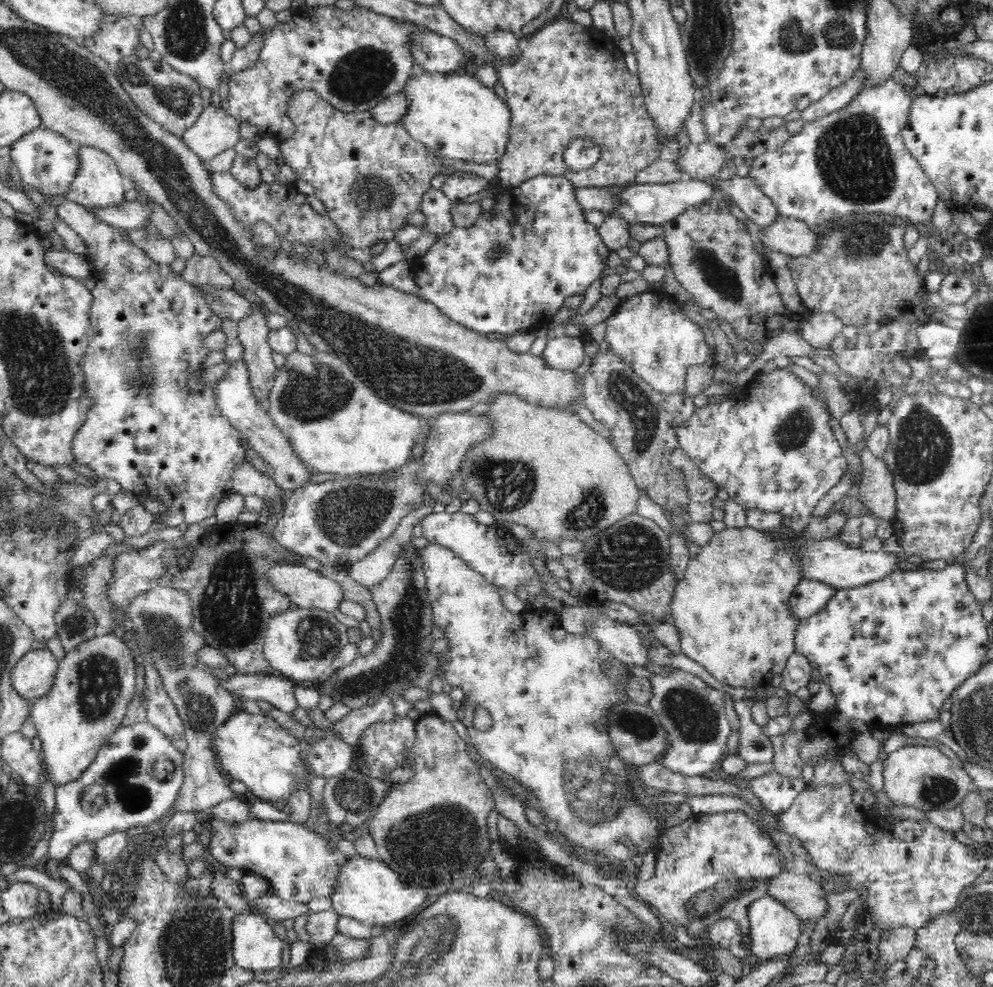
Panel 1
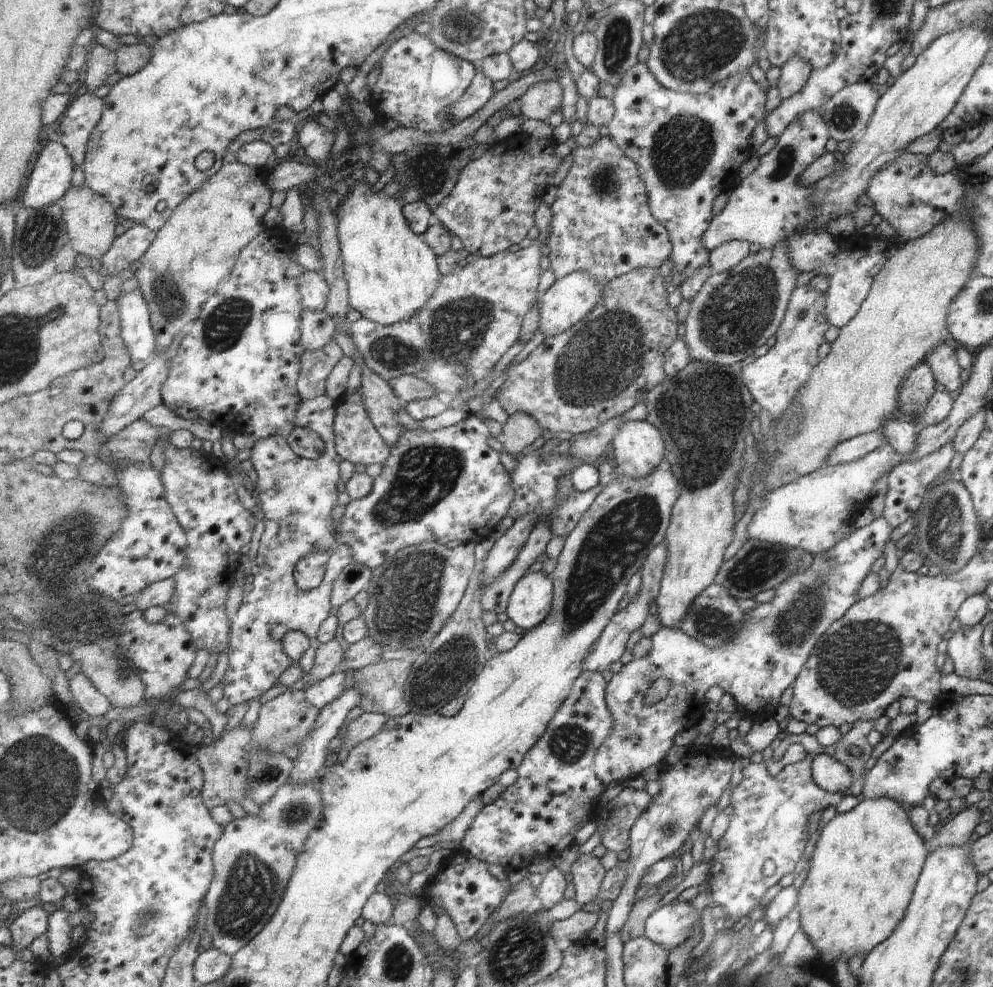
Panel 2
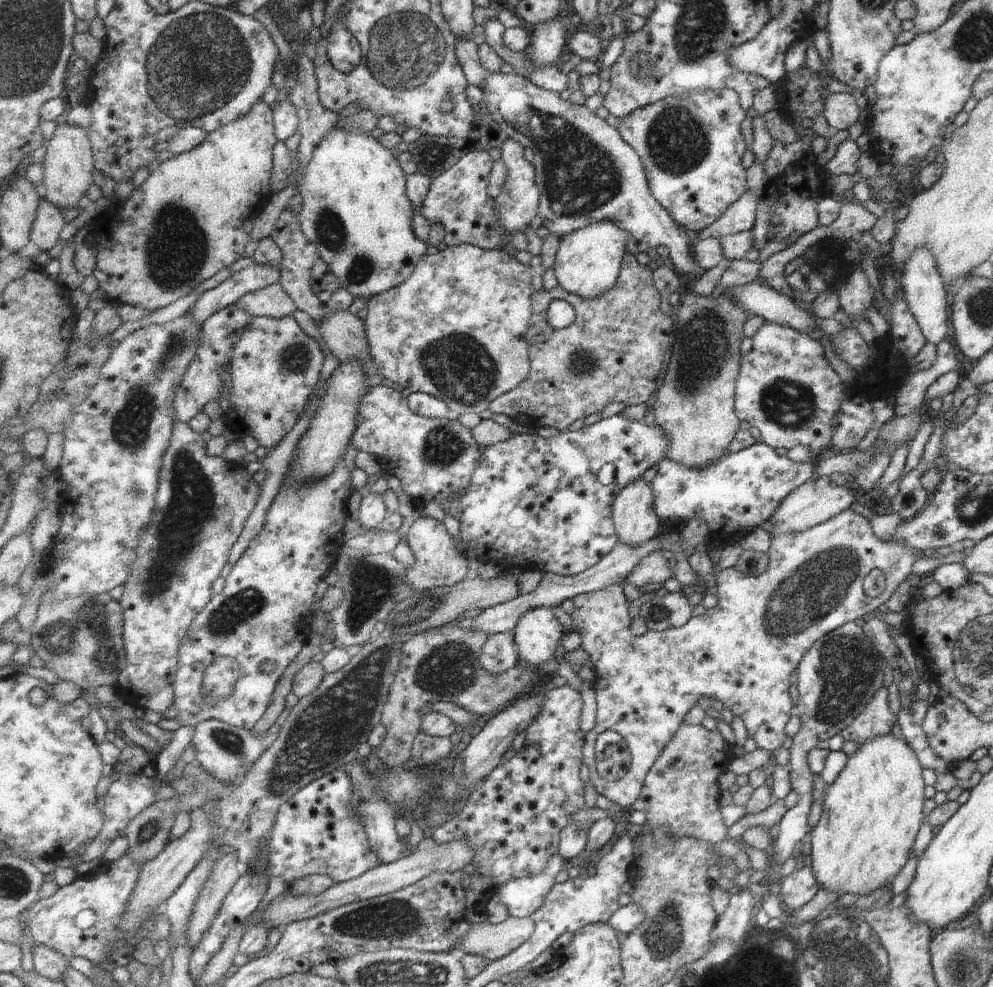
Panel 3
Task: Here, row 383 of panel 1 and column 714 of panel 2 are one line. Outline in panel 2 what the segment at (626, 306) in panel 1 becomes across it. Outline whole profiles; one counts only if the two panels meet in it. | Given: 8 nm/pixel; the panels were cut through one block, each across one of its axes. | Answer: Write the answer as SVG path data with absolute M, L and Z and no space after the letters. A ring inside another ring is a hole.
M882 516L878 518L873 518L870 524L867 524L865 527L857 527L853 532L845 534L844 538L841 538L837 544L832 548L829 548L827 551L819 553L816 558L813 558L813 561L809 566L802 565L800 570L797 570L792 576L786 581L781 582L775 588L775 596L771 598L770 602L766 604L759 604L751 610L744 612L747 616L747 621L744 624L741 624L741 630L737 627L735 636L732 641L728 643L721 644L719 647L707 647L703 643L698 642L695 638L688 636L683 630L680 630L678 627L662 627L657 634L651 637L652 647L650 651L643 656L642 658L634 658L630 663L627 663L622 667L620 672L613 674L611 679L607 682L607 692L605 692L605 701L608 703L608 708L612 711L614 715L616 726L612 736L609 736L605 740L604 746L600 749L596 757L596 762L594 763L594 770L597 774L597 777L607 786L617 783L624 784L630 779L634 779L637 776L643 774L647 768L651 766L656 766L661 764L665 760L665 756L669 754L669 750L673 748L673 742L675 742L675 736L679 732L684 730L689 730L689 728L694 728L697 726L697 720L699 720L699 700L703 698L705 690L709 686L718 686L723 690L723 693L731 694L733 699L735 699L736 705L743 710L747 710L751 714L752 719L755 718L755 721L761 721L764 719L773 718L776 709L780 706L780 696L782 692L788 687L792 686L792 683L795 681L797 674L802 670L802 667L805 665L807 658L812 654L813 646L815 642L828 630L829 626L836 622L839 618L842 618L845 615L845 612L855 603L858 602L857 592L859 591L861 582L866 578L867 574L871 571L871 565L883 554L883 549L885 544L889 541L889 535L894 530L888 523L887 520ZM661 678L667 678L671 682L671 689L669 696L665 700L652 705L647 706L645 704L645 693L651 689L651 686Z

